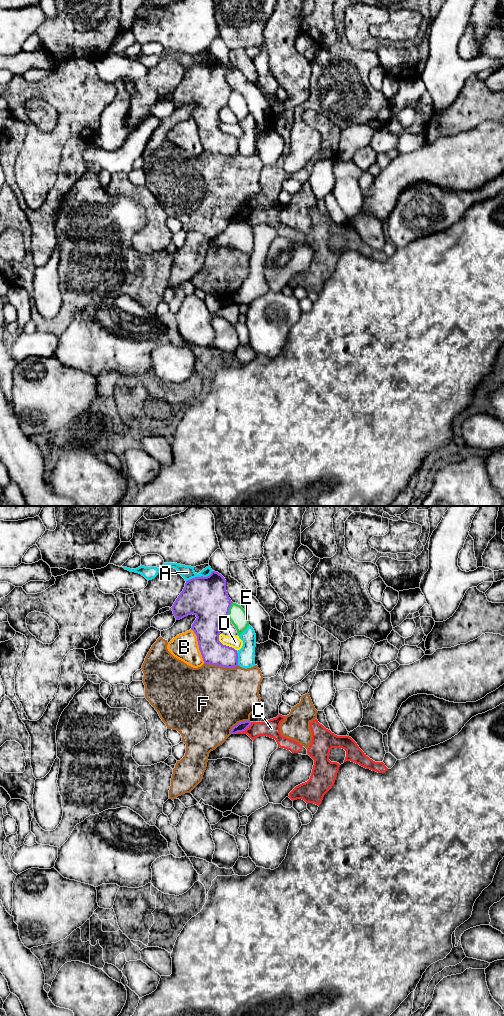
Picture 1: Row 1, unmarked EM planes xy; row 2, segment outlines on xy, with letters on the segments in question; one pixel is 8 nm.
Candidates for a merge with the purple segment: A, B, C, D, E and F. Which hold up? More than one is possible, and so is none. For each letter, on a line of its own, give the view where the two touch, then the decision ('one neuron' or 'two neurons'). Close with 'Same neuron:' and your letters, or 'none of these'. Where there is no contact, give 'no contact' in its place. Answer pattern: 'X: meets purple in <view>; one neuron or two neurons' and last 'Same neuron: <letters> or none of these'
A: meets purple in xy; two neurons
B: meets purple in xy; two neurons
C: meets purple in xy; two neurons
D: meets purple in xy; two neurons
E: meets purple in xy; two neurons
F: meets purple in xy; two neurons
Same neuron: none of these

